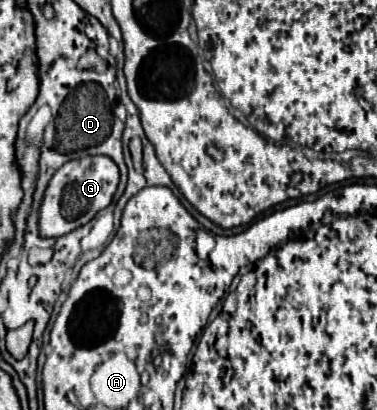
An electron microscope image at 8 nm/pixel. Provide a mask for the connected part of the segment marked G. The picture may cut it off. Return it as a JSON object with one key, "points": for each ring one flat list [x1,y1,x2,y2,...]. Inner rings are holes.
{"points":[[85,156,79,160,69,160,61,166,49,182,45,200,41,206,39,232,41,236,63,236,83,224,87,224,99,210,107,208,119,184,119,168,111,158,105,156]]}

